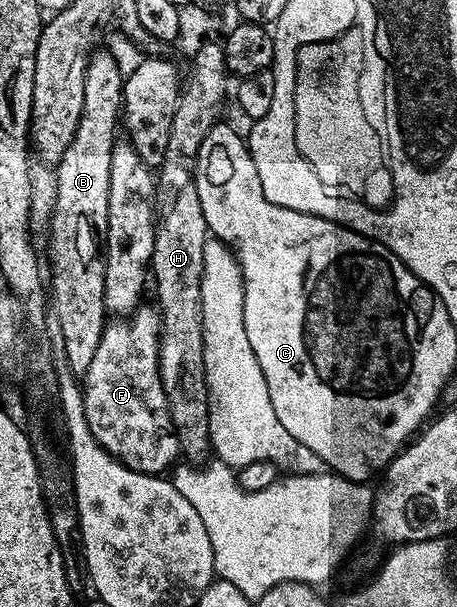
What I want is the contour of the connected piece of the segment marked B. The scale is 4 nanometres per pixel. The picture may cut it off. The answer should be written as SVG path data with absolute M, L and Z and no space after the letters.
M96 50L91 56L87 72L85 73L85 109L81 113L81 121L77 125L77 133L73 133L73 141L69 141L69 149L61 157L61 161L54 168L57 177L57 201L53 205L49 232L51 240L47 243L47 255L51 258L51 275L49 271L49 307L55 313L61 323L62 336L65 337L65 350L68 357L69 367L75 376L82 377L89 369L89 364L93 361L93 353L97 353L97 345L101 345L103 340L103 329L105 326L105 265L103 264L103 244L107 233L107 218L109 217L109 161L113 153L113 145L117 138L115 129L121 125L121 112L123 110L123 81L125 78L124 68L119 68L119 63L107 51Z

